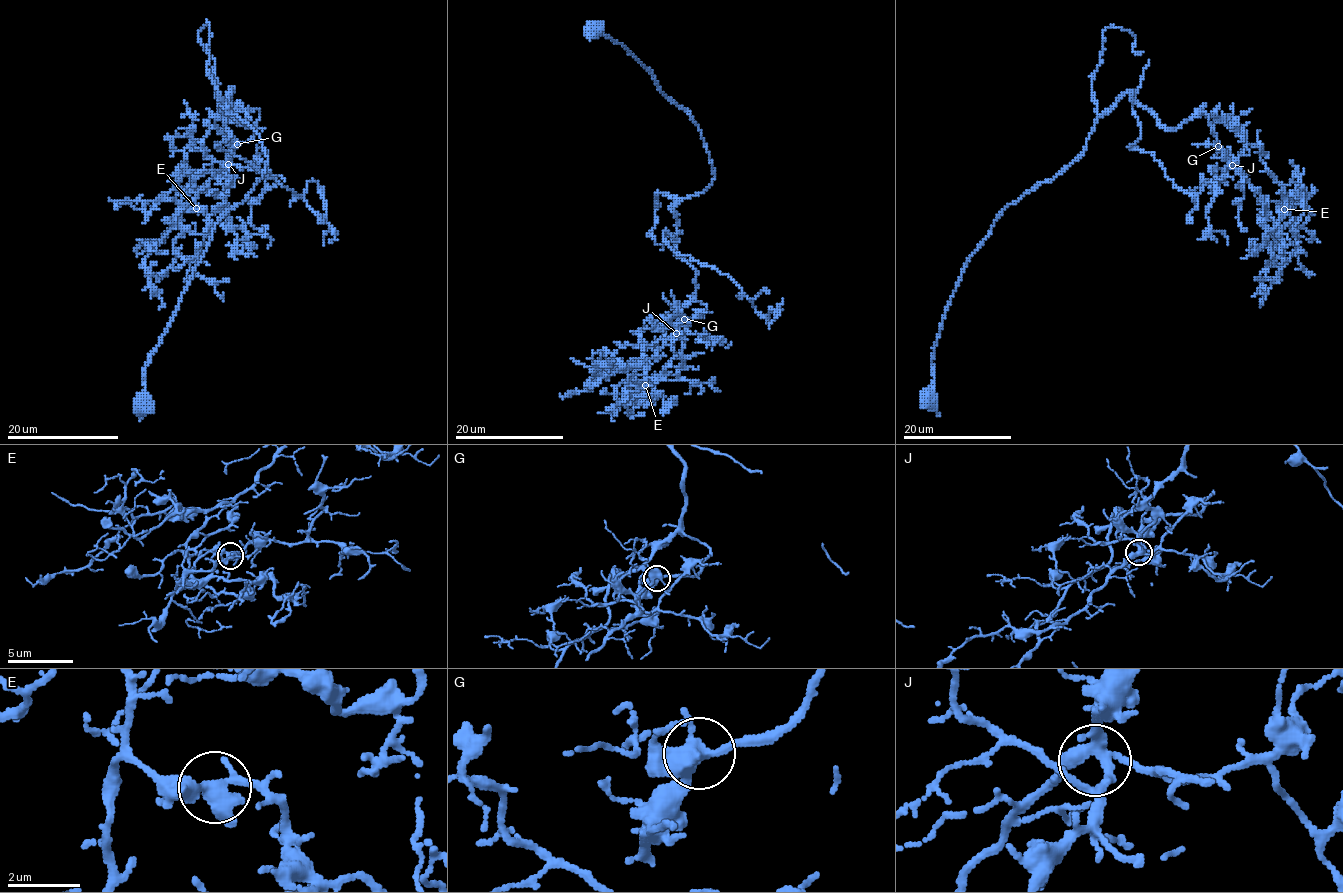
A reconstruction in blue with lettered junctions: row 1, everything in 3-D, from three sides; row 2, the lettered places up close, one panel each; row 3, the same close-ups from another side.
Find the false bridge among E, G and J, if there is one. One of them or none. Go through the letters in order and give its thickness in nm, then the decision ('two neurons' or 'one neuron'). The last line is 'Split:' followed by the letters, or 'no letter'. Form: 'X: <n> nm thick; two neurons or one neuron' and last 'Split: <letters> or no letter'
E: 400 nm thick; one neuron
G: 400 nm thick; one neuron
J: 320 nm thick; one neuron
Split: no letter

